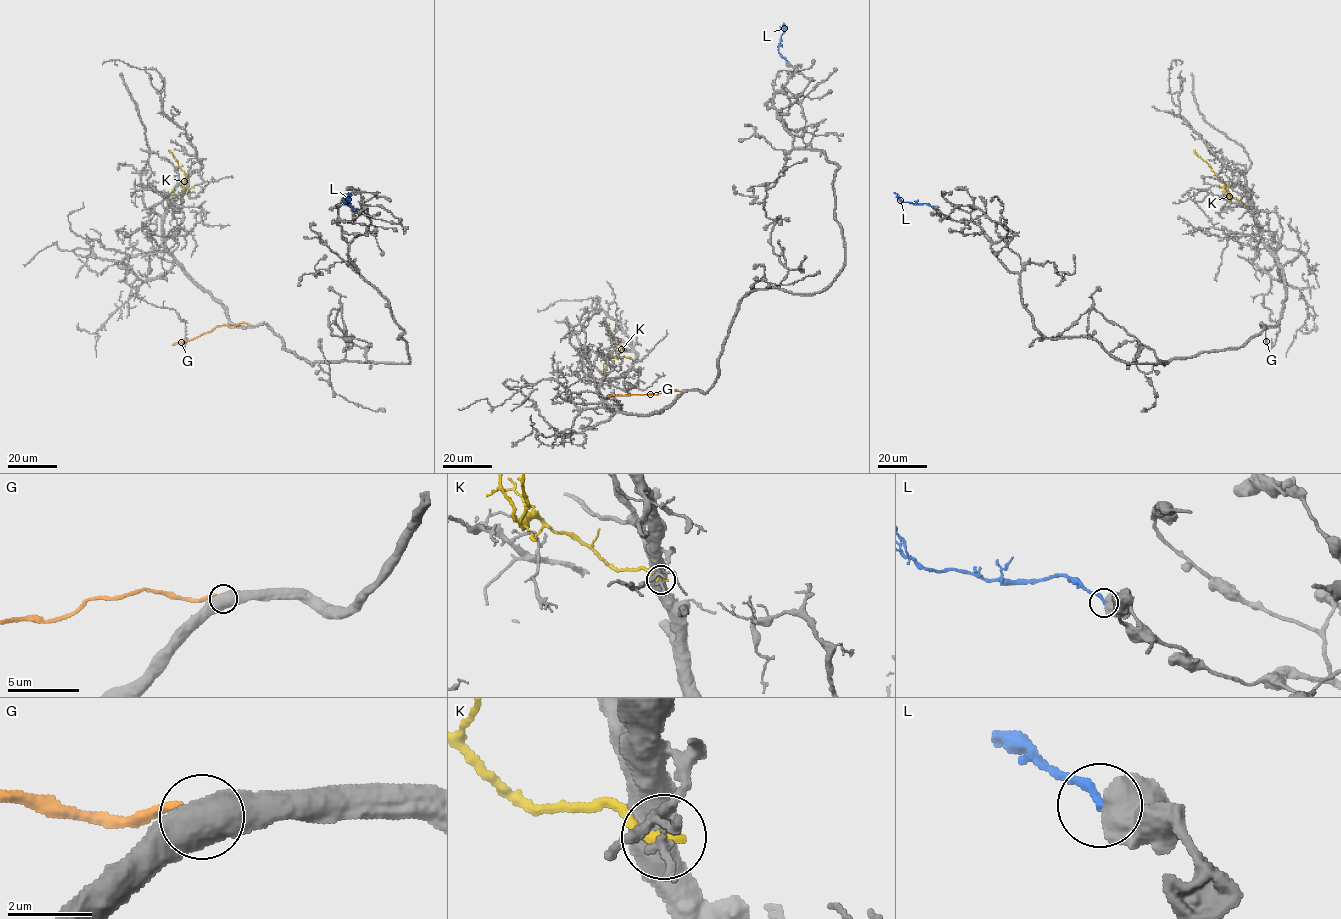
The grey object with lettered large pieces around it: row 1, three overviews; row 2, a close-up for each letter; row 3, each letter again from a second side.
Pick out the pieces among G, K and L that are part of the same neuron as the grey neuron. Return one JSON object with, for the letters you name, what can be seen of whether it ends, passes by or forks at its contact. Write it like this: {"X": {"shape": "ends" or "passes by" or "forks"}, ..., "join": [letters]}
{"join": []}

